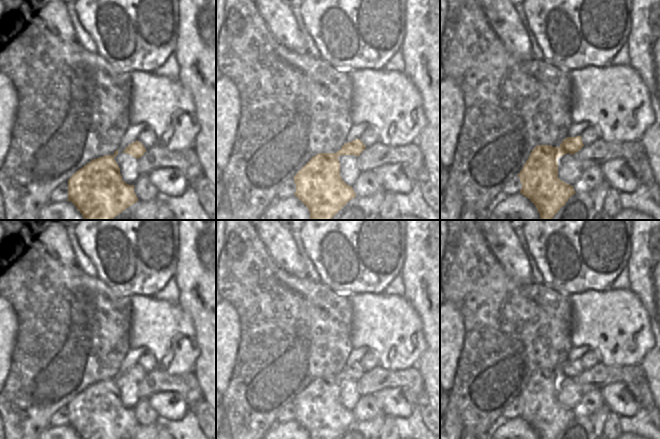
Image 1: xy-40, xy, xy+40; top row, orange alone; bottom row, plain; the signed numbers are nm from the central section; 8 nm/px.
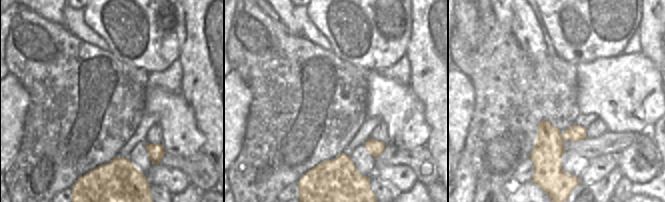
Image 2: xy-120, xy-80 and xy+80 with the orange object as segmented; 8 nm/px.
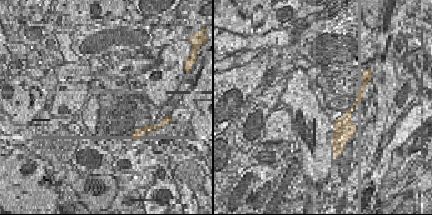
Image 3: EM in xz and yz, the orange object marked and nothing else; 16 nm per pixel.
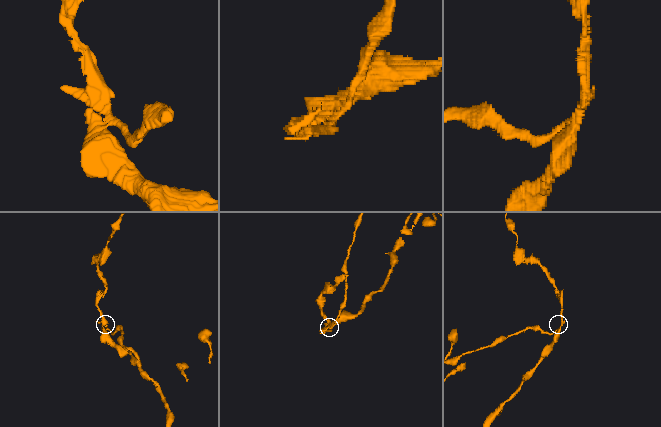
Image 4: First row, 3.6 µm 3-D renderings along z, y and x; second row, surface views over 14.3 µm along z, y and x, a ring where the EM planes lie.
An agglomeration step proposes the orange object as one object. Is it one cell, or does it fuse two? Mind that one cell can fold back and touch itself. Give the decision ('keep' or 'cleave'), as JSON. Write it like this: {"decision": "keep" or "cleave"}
{"decision": "cleave"}

